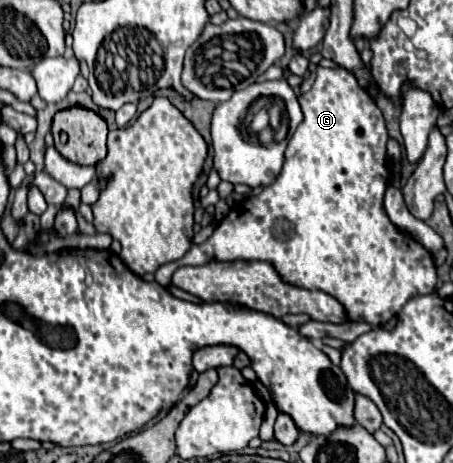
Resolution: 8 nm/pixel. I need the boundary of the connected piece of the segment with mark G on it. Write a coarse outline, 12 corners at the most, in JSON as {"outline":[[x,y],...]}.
{"outline":[[318,66],[284,166],[158,268],[262,260],[378,326],[436,288],[386,120]]}

